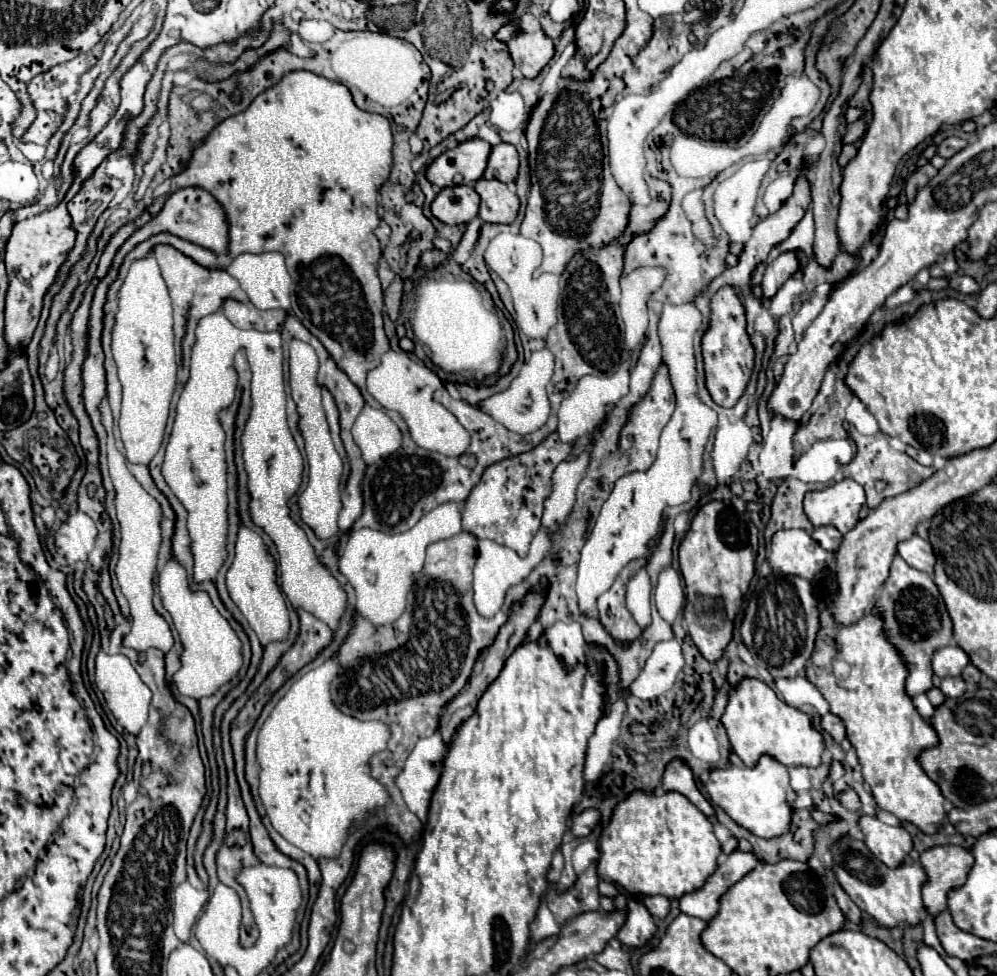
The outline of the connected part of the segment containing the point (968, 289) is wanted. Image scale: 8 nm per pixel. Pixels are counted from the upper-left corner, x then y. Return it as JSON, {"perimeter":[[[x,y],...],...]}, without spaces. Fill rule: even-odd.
{"perimeter":[[[955,276],[949,280],[949,288],[961,292],[961,294],[977,294],[979,286],[971,276]]]}

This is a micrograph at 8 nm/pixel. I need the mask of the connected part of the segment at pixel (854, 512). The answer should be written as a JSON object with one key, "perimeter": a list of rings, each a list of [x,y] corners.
{"perimeter":[[[841,480],[825,490],[809,492],[805,496],[805,514],[815,528],[831,524],[845,534],[859,522],[859,510],[863,504],[863,488],[853,480]]]}

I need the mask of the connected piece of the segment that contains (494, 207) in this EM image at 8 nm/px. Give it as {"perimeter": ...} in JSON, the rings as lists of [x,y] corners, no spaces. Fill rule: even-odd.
{"perimeter":[[[477,180],[475,190],[481,196],[479,218],[491,224],[511,224],[519,212],[519,198],[499,180]]]}

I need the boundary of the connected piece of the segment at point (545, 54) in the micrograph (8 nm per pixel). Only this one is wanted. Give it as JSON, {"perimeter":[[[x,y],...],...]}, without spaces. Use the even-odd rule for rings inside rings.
{"perimeter":[[[507,24],[497,32],[497,38],[507,42],[515,68],[523,74],[523,78],[535,78],[553,58],[553,42],[541,32],[523,34],[515,24]]]}

